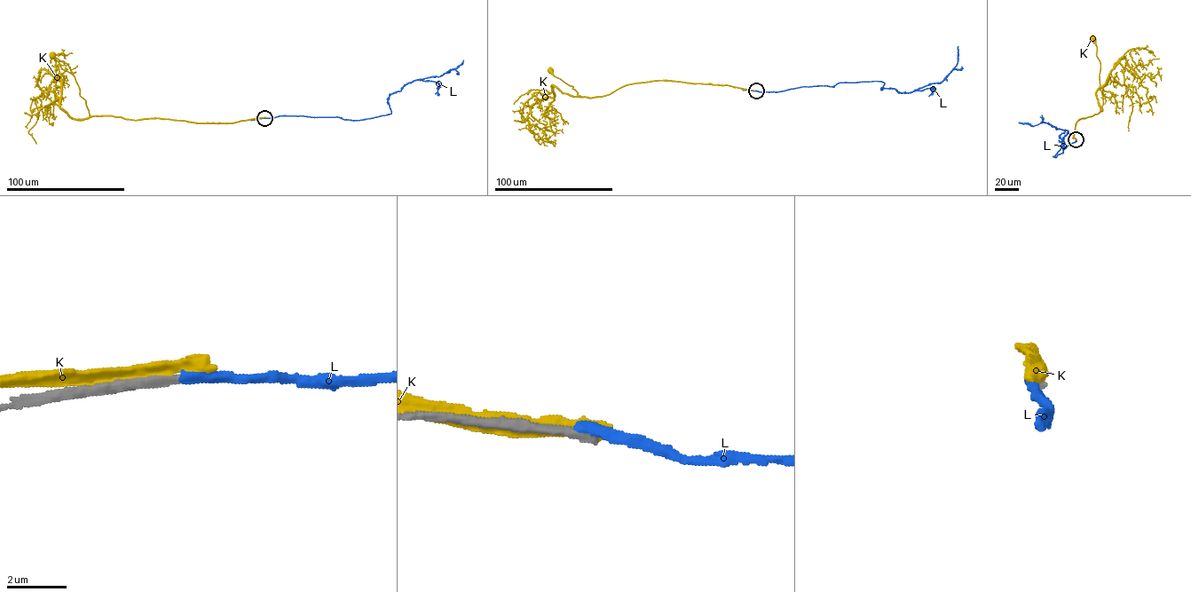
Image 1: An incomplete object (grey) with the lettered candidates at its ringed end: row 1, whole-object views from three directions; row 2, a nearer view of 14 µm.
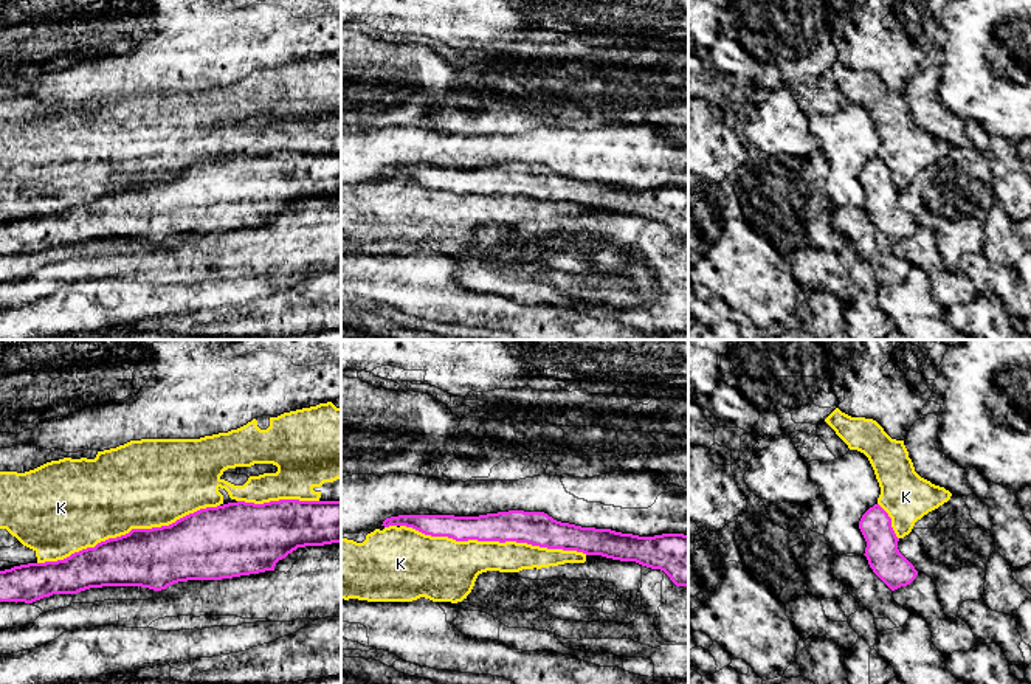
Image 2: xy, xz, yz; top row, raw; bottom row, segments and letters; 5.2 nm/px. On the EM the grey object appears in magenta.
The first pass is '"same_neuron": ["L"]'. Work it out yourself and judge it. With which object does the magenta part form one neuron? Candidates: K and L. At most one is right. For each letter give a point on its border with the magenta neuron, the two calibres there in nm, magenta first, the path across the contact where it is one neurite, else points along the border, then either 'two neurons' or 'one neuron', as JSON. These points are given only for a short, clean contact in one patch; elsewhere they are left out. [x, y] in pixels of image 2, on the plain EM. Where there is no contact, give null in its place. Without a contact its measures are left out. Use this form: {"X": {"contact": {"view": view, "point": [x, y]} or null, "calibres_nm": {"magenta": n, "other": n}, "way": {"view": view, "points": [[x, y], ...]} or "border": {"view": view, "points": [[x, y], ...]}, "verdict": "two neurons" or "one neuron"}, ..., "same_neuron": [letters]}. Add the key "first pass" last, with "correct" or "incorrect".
{"K": {"contact": {"view": "xz", "point": [493, 193]}, "calibres_nm": {"magenta": 180, "other": 280}, "verdict": "two neurons"}, "L": {"contact": null, "verdict": "two neurons"}, "same_neuron": [], "first pass": "incorrect"}

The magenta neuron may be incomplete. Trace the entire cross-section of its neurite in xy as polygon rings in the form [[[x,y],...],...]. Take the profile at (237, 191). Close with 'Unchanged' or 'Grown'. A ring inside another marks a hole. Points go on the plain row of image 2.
[[[279,152],[264,157],[228,155],[200,161],[169,178],[132,181],[129,186],[109,191],[57,214],[28,216],[0,223],[0,254],[33,256],[53,247],[78,247],[102,239],[141,239],[153,244],[188,233],[222,233],[274,223],[279,212],[298,200],[341,195],[341,154]]]. Unchanged

